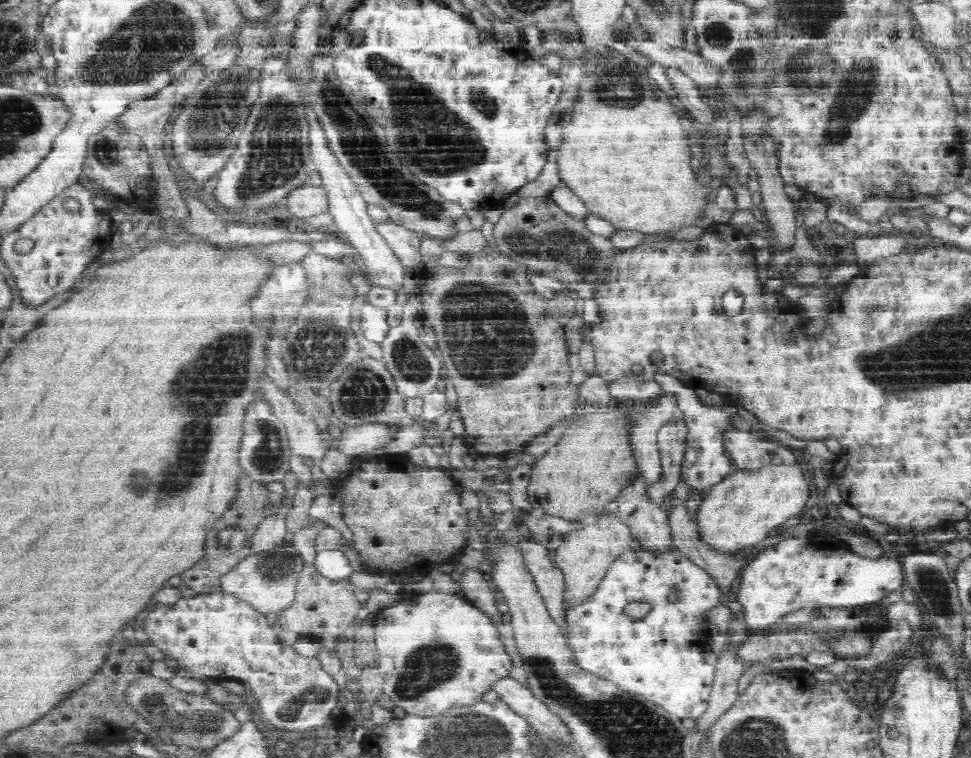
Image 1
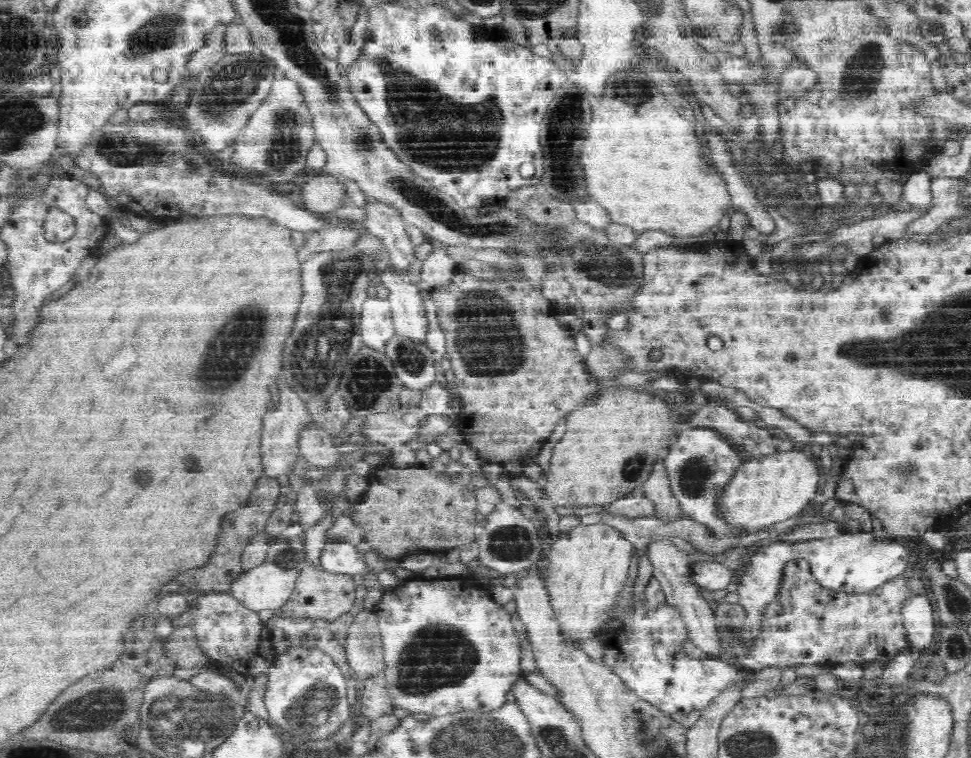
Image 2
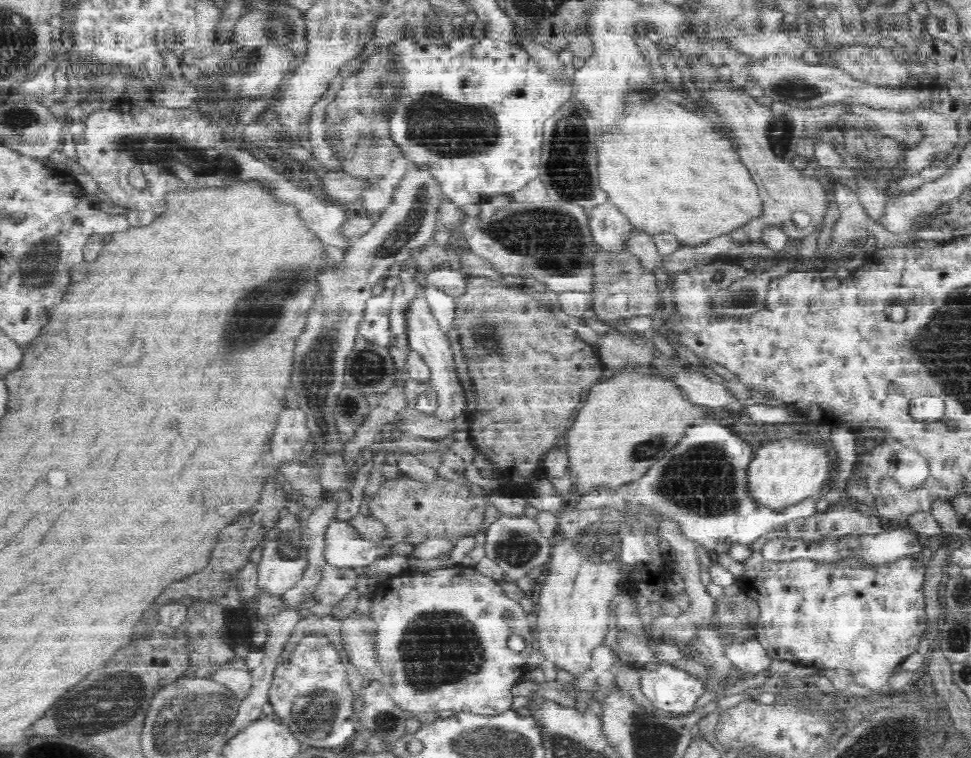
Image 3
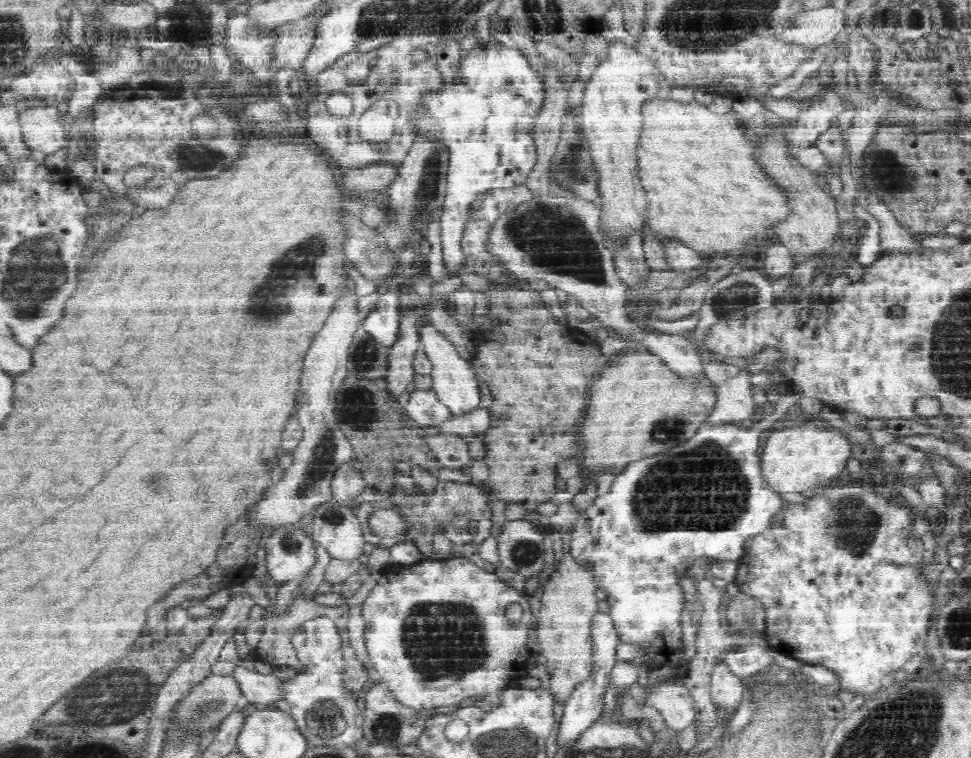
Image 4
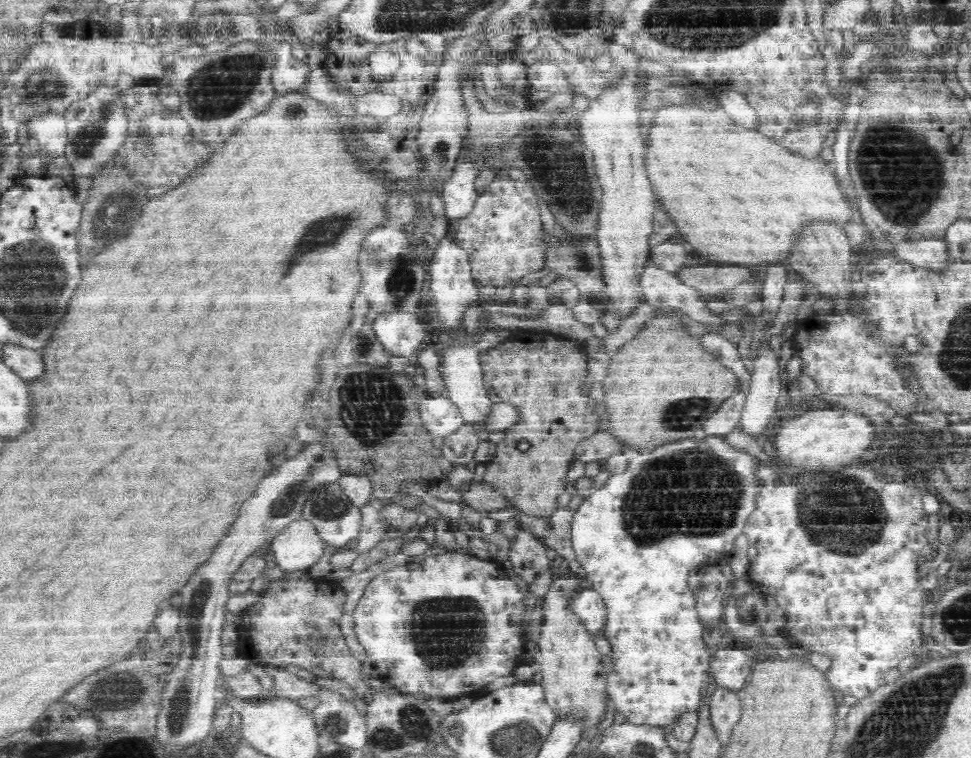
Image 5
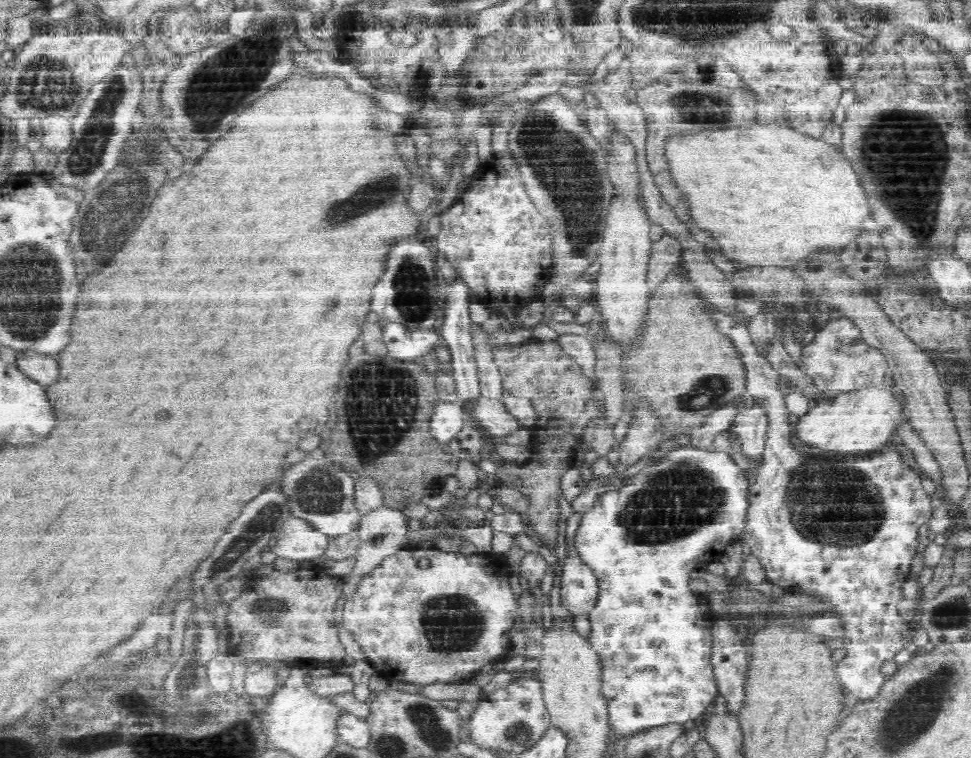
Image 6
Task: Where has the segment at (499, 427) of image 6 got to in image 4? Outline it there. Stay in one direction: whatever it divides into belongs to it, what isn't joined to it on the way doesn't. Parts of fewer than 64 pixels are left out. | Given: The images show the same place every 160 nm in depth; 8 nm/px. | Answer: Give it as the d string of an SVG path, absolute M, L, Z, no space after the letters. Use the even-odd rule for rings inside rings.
M430 323L421 328L419 340L423 342L424 352L432 361L433 369L431 372L433 378L433 390L437 392L439 399L450 407L453 416L468 414L478 408L480 404L480 382L477 379L475 368L472 361L468 358L462 358L456 347L448 342L444 335L431 327Z

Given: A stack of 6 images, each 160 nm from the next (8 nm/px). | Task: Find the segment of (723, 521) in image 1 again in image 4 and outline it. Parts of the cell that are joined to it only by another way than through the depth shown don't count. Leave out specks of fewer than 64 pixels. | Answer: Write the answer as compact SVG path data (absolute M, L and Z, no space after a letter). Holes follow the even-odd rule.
M811 421L799 422L790 428L780 428L768 438L761 454L763 475L776 493L803 493L807 489L816 490L819 485L836 478L846 468L852 454L852 442L848 434L834 428L822 428Z

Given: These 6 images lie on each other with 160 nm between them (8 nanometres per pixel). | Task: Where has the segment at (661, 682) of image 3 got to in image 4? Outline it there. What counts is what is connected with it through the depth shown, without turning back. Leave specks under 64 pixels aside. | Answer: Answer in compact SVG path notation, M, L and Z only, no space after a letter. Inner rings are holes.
M668 683L655 688L647 704L661 712L668 728L673 731L680 732L695 722L694 699L683 683Z

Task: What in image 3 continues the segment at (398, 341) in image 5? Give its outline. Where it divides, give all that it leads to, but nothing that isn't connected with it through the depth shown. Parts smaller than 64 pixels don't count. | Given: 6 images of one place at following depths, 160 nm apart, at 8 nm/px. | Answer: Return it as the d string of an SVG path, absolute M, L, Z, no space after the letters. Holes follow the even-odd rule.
M386 288L380 296L374 296L368 300L365 306L365 315L360 323L359 330L362 336L366 336L374 344L390 344L391 326L389 312L394 292Z

